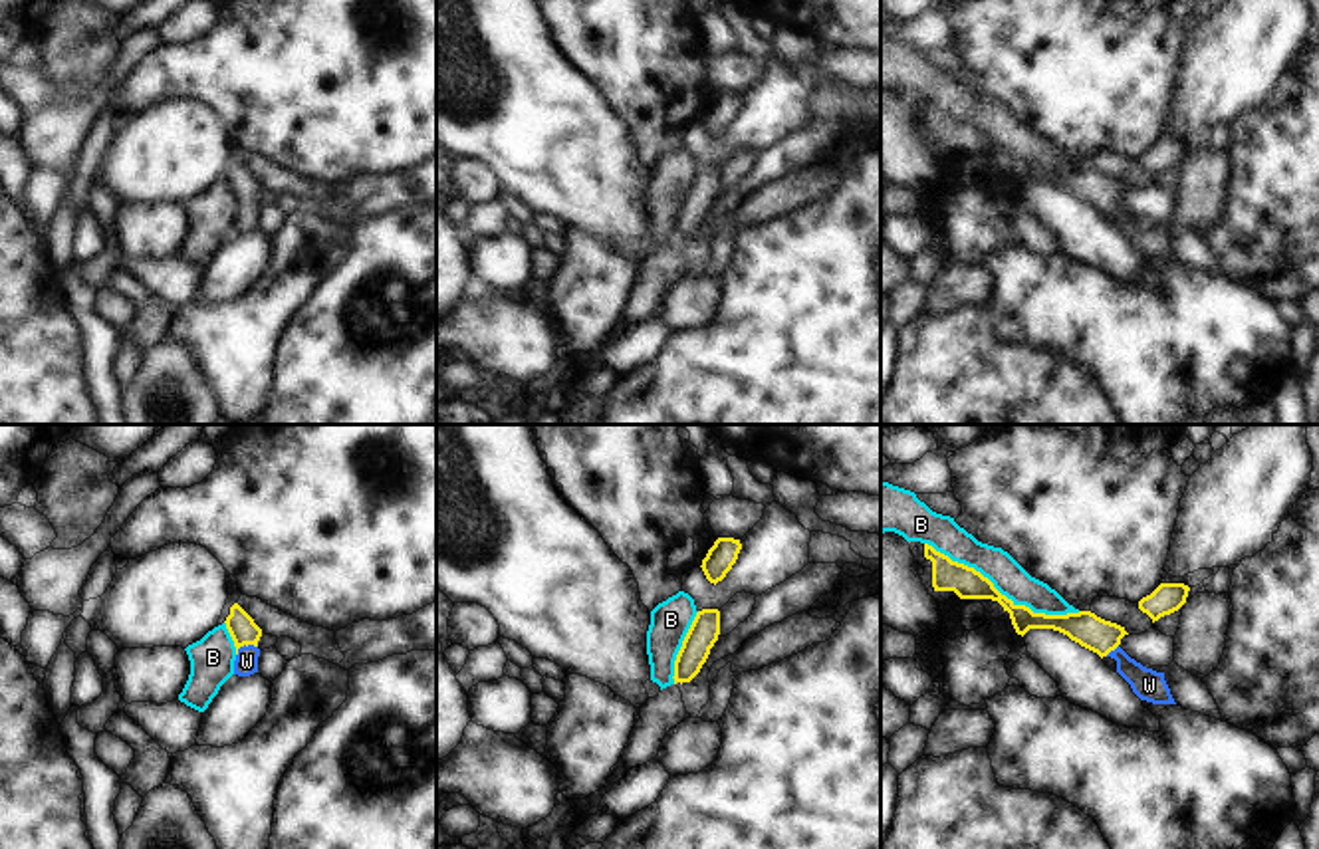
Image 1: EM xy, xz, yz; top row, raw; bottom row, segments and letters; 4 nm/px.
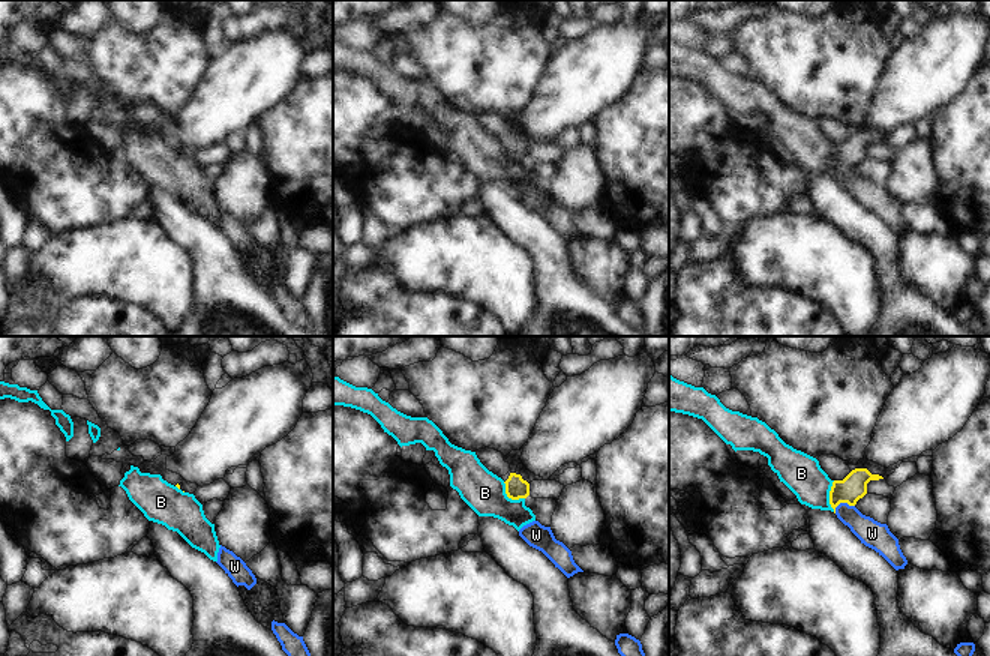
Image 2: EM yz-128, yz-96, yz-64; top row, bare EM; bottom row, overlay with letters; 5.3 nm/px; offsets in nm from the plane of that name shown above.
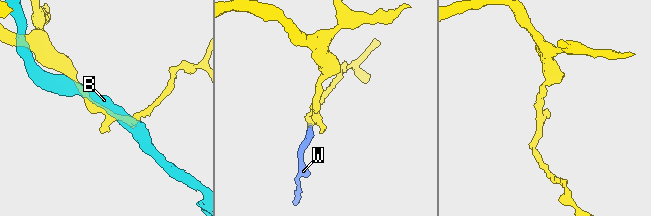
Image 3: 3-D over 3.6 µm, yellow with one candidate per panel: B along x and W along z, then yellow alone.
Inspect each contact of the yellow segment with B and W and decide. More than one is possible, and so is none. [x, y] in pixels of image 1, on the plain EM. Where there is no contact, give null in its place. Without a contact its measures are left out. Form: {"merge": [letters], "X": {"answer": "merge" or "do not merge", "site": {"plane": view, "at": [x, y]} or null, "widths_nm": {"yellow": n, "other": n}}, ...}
{"merge": ["W"], "B": {"answer": "do not merge", "site": {"plane": "yz", "at": [1000, 149]}, "widths_nm": {"yellow": 130, "other": 140}}, "W": {"answer": "merge", "site": {"plane": "xy", "at": [244, 199]}, "widths_nm": {"yellow": 120, "other": 100}}}

